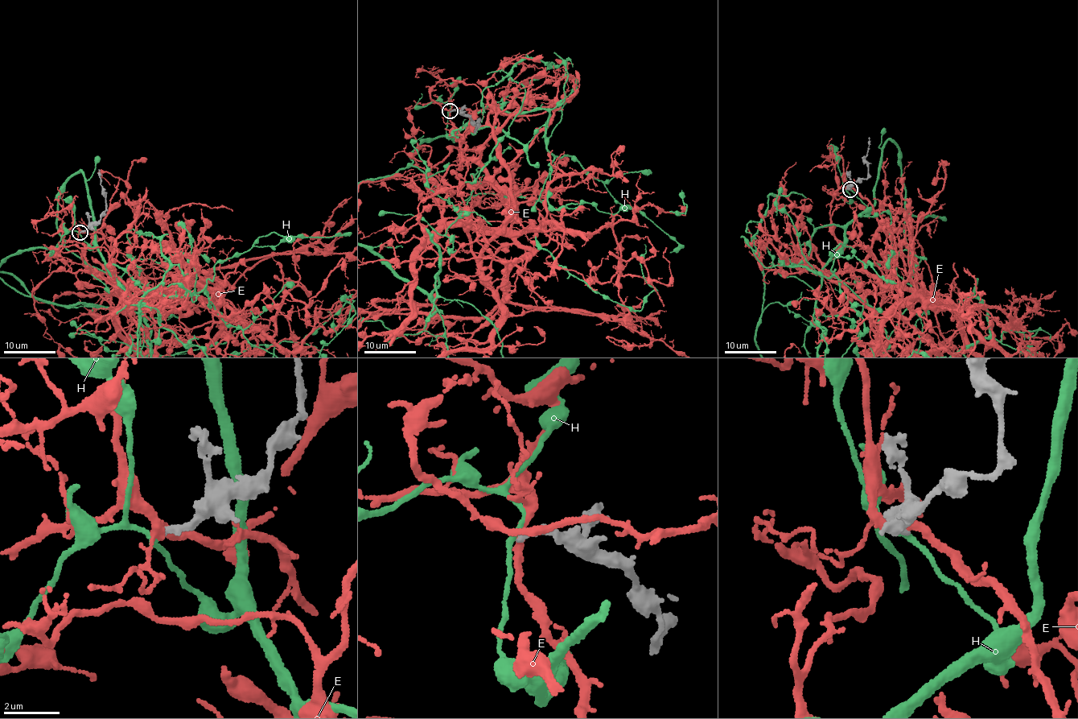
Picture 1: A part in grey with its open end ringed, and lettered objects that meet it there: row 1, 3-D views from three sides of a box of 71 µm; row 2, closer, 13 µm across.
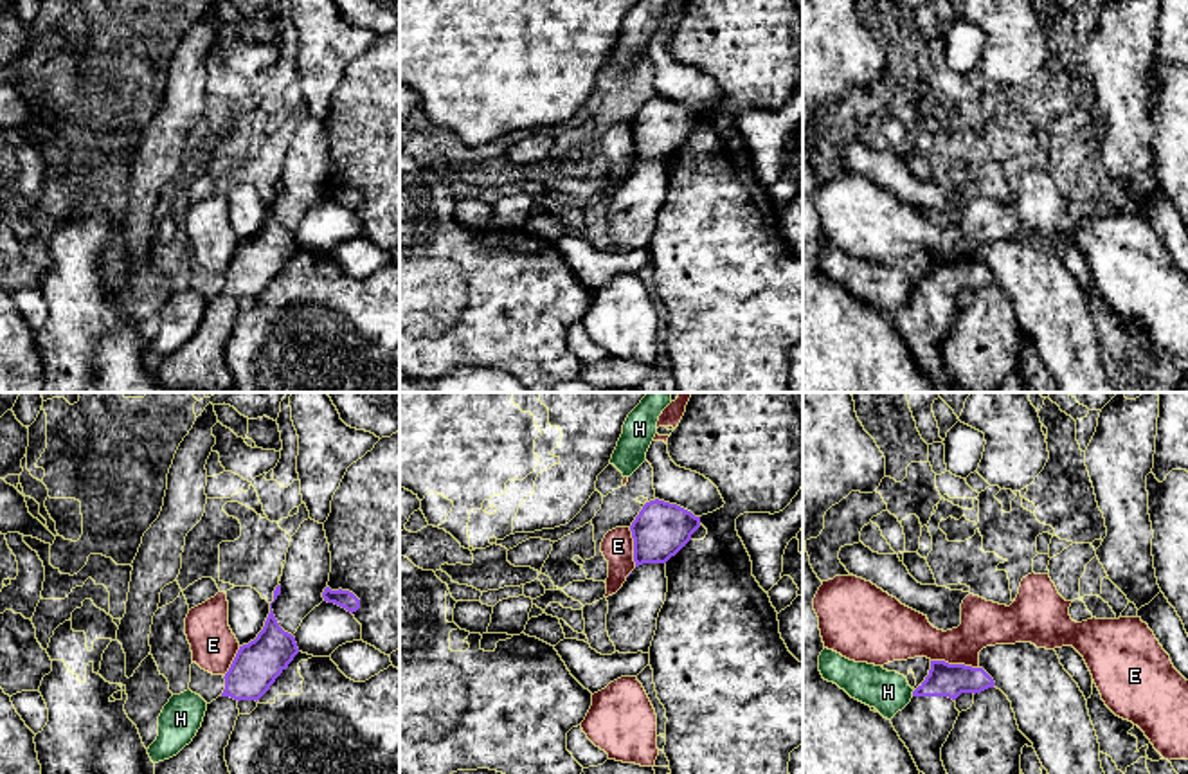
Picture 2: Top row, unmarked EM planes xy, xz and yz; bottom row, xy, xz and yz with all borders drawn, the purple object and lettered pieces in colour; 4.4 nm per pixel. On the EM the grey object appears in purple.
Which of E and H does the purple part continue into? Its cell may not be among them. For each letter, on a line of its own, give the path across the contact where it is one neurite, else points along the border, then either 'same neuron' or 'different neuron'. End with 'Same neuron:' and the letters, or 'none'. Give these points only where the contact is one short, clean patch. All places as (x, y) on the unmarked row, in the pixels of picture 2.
E: border along yz (931, 256), (978, 265); different neuron
H: border along yz (915, 287), (911, 292); different neuron
Same neuron: none

